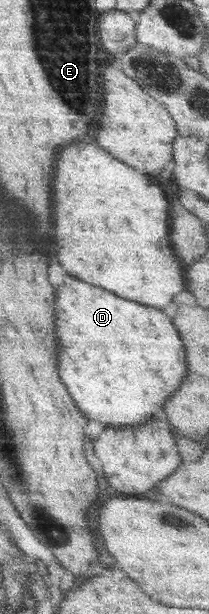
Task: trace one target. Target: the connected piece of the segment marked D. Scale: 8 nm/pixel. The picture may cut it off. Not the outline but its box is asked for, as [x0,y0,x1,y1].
[57,273,189,426]

